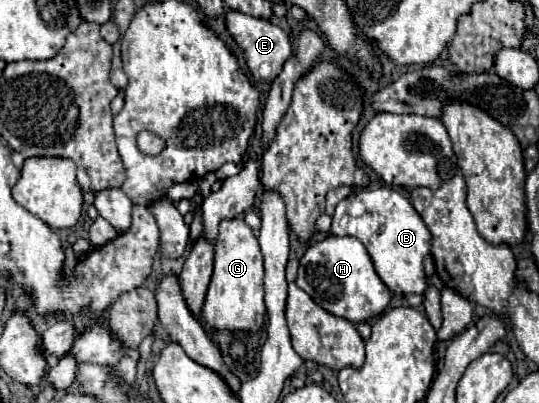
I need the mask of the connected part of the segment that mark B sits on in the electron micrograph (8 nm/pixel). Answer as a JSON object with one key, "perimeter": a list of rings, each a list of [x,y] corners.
{"perimeter":[[[364,188],[344,198],[334,212],[330,232],[358,238],[366,246],[380,280],[396,294],[422,294],[430,282],[440,290],[444,288],[438,276],[428,280],[422,270],[422,260],[430,252],[430,232],[426,224],[412,204],[392,188]]]}

